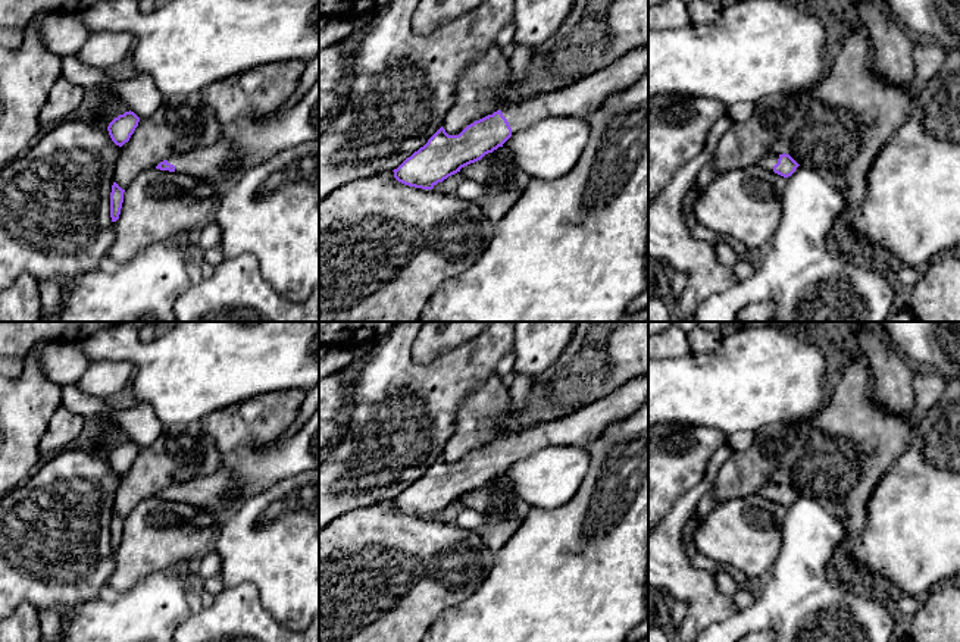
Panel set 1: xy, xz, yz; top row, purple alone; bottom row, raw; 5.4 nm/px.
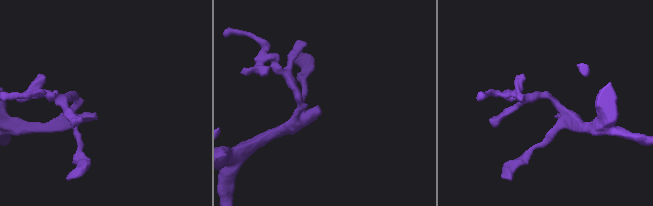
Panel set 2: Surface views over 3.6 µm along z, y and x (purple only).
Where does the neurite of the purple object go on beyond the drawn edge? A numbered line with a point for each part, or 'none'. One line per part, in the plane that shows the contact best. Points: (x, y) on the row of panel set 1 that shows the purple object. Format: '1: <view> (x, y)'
1: xz (587, 94)

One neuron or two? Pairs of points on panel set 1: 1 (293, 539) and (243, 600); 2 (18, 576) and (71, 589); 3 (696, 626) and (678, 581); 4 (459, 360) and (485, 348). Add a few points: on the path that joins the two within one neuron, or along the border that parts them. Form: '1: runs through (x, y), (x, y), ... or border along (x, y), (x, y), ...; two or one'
1: border along (225, 585), (250, 582), (272, 616); two
2: runs through (31, 578), (46, 586), (58, 586); one
3: runs through (696, 614), (696, 598), (690, 592); one
4: runs through (465, 360), (474, 360), (480, 354); one

